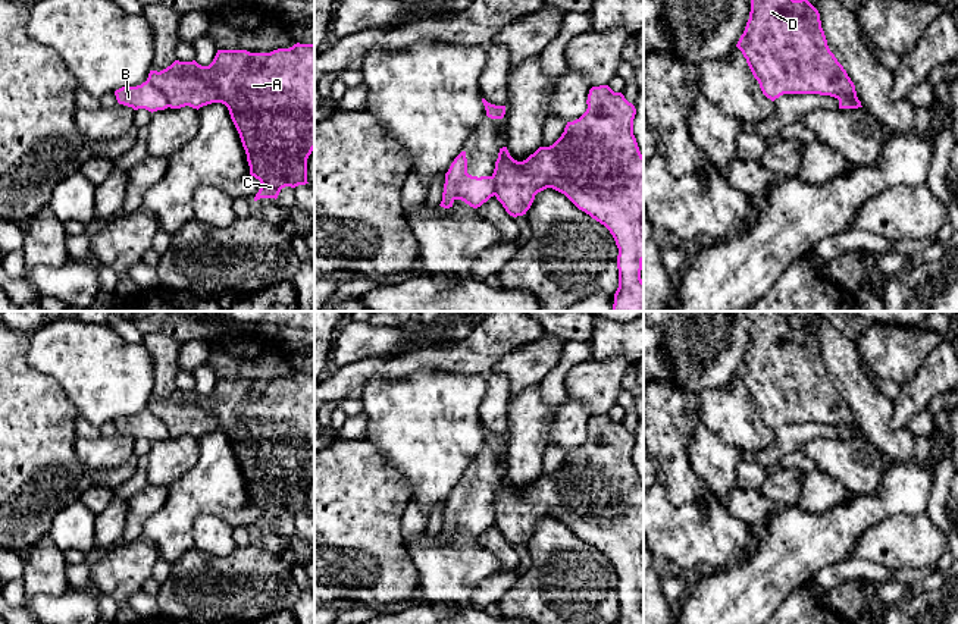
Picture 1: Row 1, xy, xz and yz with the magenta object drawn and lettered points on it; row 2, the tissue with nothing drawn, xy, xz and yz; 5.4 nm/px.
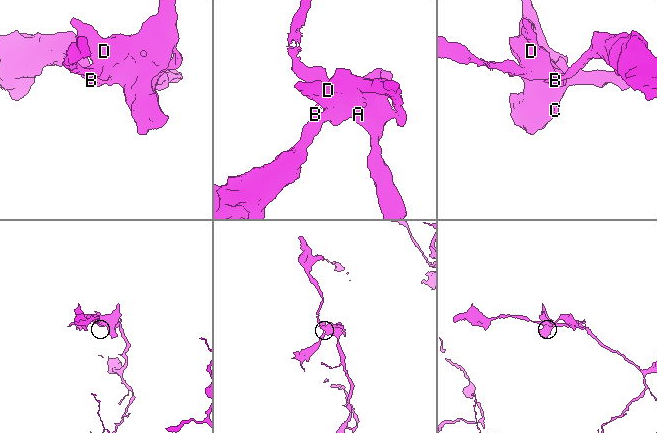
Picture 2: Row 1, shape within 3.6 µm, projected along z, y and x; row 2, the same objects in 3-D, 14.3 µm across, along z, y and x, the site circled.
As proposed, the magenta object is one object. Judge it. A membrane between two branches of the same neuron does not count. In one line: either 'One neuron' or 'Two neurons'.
Two neurons

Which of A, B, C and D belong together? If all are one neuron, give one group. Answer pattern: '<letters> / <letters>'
A C D / B

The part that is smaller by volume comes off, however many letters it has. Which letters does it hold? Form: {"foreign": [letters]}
{"foreign": ["B"]}

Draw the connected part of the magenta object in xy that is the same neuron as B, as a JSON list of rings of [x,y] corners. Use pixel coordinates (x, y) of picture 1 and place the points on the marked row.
[[[150,81],[137,87],[122,87],[115,91],[115,95],[119,104],[132,107],[134,110],[145,109],[153,113],[168,109],[166,97]]]

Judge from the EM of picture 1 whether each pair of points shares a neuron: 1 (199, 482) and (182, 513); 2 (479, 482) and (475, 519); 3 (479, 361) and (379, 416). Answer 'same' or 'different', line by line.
1: same
2: same
3: different

